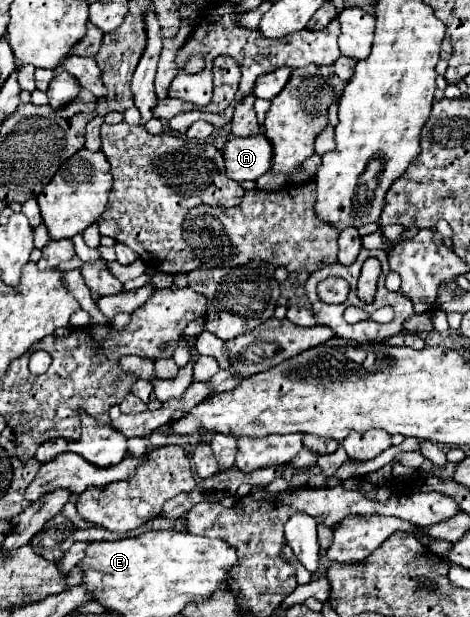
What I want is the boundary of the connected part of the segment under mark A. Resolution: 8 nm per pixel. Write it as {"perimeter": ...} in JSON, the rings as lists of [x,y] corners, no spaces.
{"perimeter":[[[265,132],[249,138],[231,138],[223,148],[225,172],[235,182],[257,180],[273,164],[273,146]]]}

